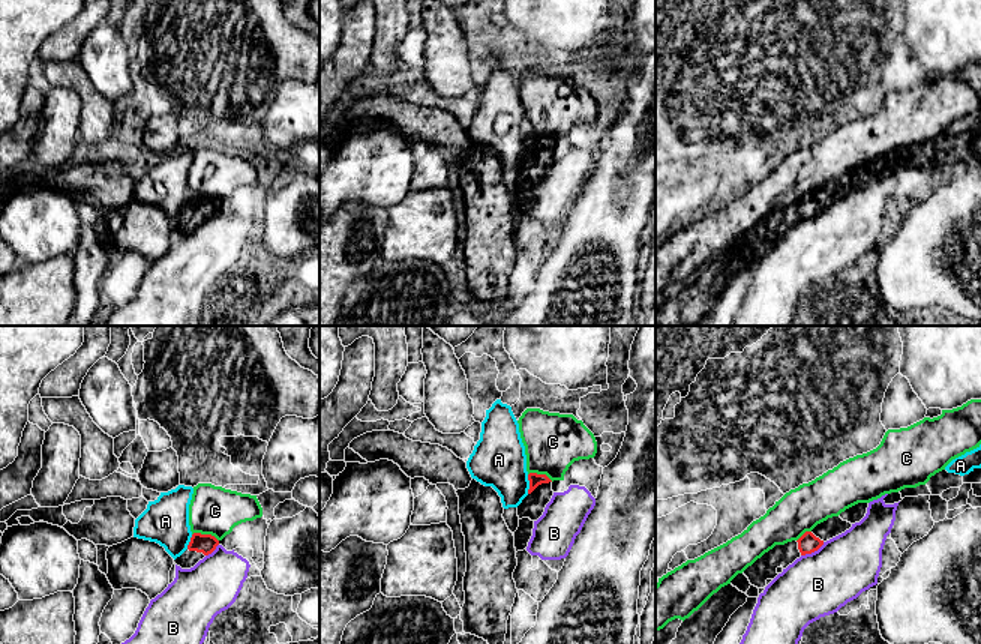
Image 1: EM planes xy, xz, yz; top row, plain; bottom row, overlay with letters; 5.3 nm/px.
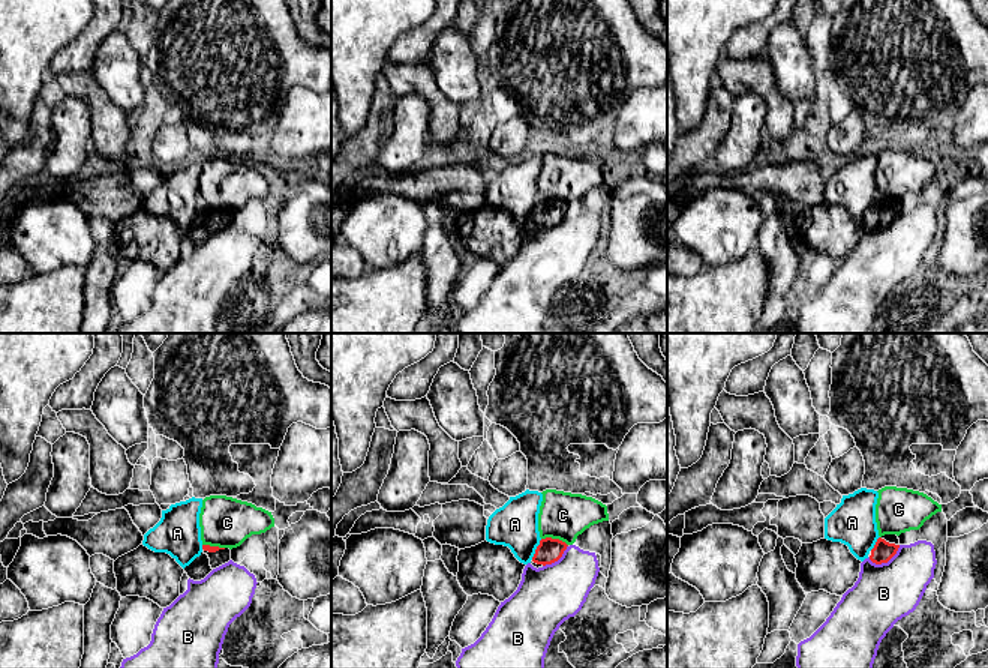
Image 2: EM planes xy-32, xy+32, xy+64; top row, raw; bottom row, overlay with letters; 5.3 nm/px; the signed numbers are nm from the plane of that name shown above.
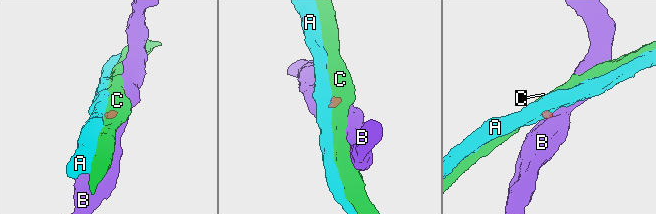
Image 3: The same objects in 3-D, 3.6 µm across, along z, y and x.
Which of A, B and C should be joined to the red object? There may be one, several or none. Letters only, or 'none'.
none

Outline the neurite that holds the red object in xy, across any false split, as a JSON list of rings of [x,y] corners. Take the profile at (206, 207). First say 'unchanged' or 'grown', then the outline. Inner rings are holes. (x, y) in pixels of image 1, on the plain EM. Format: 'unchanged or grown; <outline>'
unchanged; [[[194,197],[188,209],[188,213],[208,219],[216,213],[218,209],[219,209],[219,204],[214,200]]]

